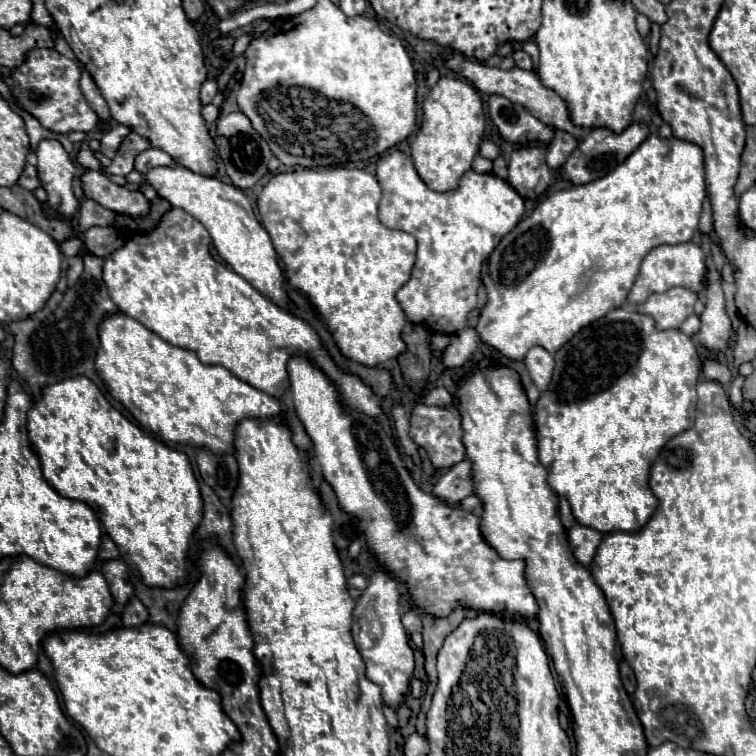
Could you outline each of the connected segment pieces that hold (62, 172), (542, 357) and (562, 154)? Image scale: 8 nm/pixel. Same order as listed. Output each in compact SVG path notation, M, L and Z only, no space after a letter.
M43 140L35 154L37 154L39 180L41 180L41 186L47 192L49 208L51 210L61 210L63 218L73 218L77 214L77 210L79 210L79 202L73 196L73 188L71 188L71 182L73 182L73 176L75 176L75 166L73 166L69 154L63 150L59 140Z
M535 346L535 348L531 348L531 350L527 352L527 356L525 356L525 366L527 366L527 370L529 370L535 386L537 386L541 392L547 390L547 386L549 386L549 382L551 382L553 366L555 366L553 356L551 356L545 348Z
M555 130L555 138L547 148L547 166L553 170L561 170L567 158L571 156L571 152L577 148L577 144L579 142L571 134Z

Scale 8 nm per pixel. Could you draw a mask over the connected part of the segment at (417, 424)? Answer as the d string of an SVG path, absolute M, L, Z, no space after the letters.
M417 404L411 412L411 438L417 446L427 450L427 456L435 468L453 466L465 458L461 418L459 418L459 412L453 412L451 408Z

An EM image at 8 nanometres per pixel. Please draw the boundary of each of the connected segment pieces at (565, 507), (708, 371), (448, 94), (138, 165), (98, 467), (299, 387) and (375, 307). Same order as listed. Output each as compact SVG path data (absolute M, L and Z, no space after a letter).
M559 498L559 518L563 522L565 528L571 528L575 524L575 518L573 518L573 512L571 512L571 506L567 502L567 498Z
M713 358L705 360L705 364L703 364L703 374L705 374L709 380L715 380L715 382L719 382L719 384L723 384L723 386L729 386L731 380L733 380L729 368L727 368L725 364L713 360Z
M439 78L423 102L423 122L411 142L411 156L415 170L429 190L451 192L459 188L461 176L471 168L473 158L479 152L479 144L485 130L485 114L479 92L457 78Z
M157 148L143 150L135 158L135 170L141 174L147 174L147 170L151 170L155 166L173 166L173 160L169 154L165 154L163 150L157 150Z
M85 376L47 386L43 398L27 414L27 430L47 482L61 496L81 500L97 512L103 528L117 544L121 558L139 570L147 586L177 588L185 584L189 576L185 562L189 556L189 542L203 518L203 498L187 454L161 444L137 424L129 422L121 412L109 406L107 398Z
M297 354L291 356L287 362L287 374L291 384L291 402L299 422L303 424L305 432L309 434L315 456L321 464L321 472L325 480L333 486L341 508L359 520L367 522L365 534L371 552L379 558L381 568L395 572L399 578L405 580L409 594L413 596L415 604L433 616L447 616L457 602L469 608L485 610L485 612L509 612L521 616L525 620L533 620L537 616L537 602L531 594L531 588L525 582L525 562L523 560L503 560L495 548L487 544L481 534L479 518L461 506L451 506L431 494L425 494L417 488L413 478L409 476L407 468L401 462L395 442L387 436L381 424L363 414L361 410L349 408L343 404L337 386L331 378L315 366L315 362L305 356Z
M297 168L293 172L275 174L257 198L261 224L269 232L273 246L285 264L289 286L309 296L327 324L339 352L363 366L383 364L405 350L401 328L407 318L395 300L395 292L409 280L417 250L417 242L411 234L391 230L379 222L379 200L381 186L377 178L357 168Z

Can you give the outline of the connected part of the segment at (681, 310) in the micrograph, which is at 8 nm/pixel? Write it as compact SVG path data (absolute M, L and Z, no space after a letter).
M677 286L663 294L651 294L645 304L637 306L637 312L653 316L659 330L679 328L683 320L693 314L695 300L697 294L693 290Z

